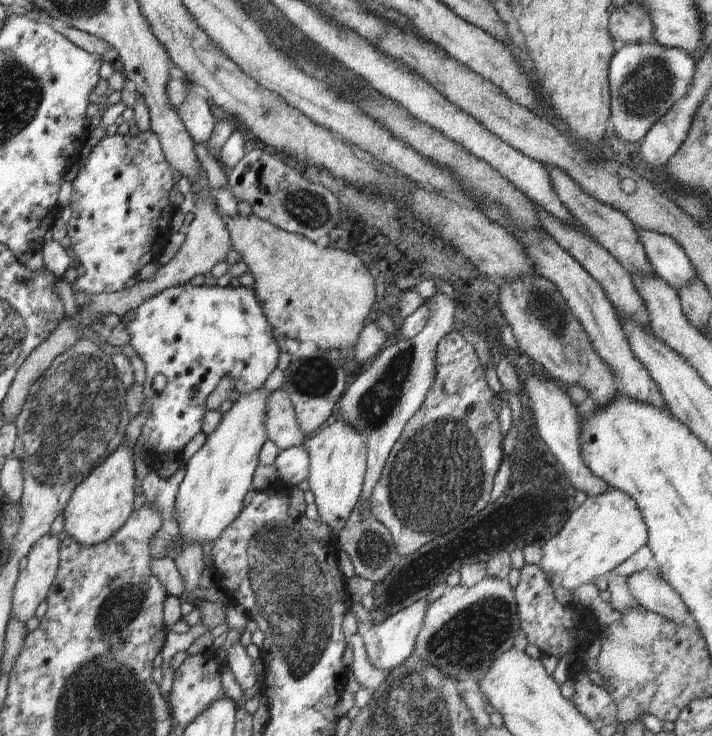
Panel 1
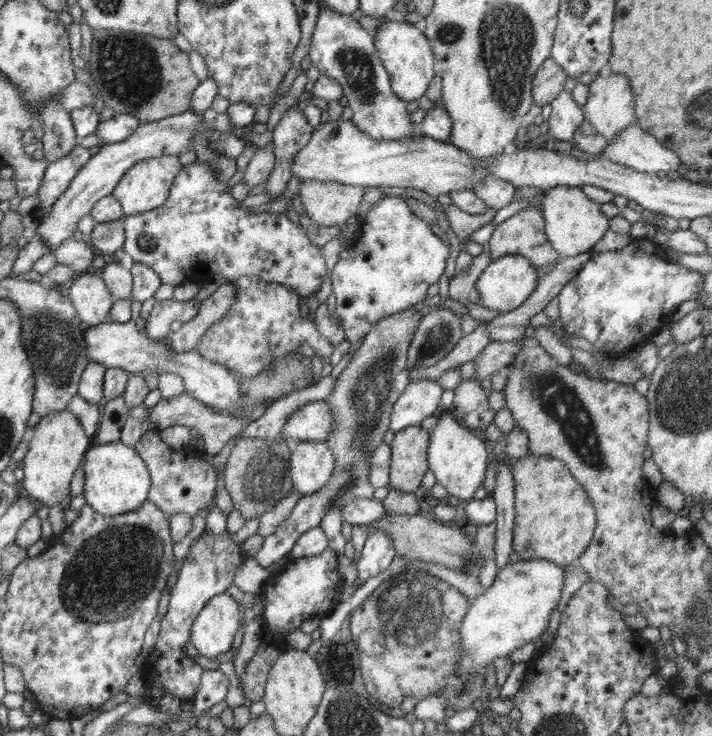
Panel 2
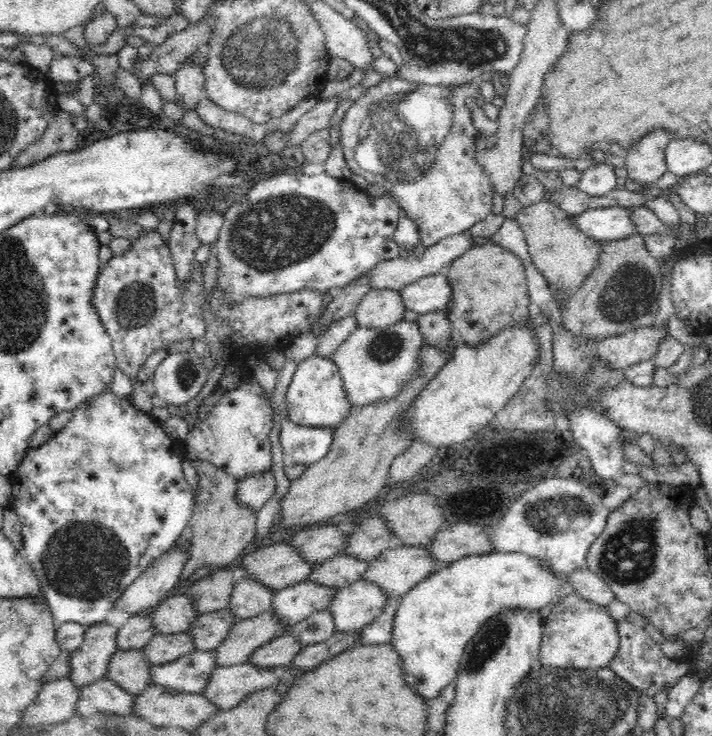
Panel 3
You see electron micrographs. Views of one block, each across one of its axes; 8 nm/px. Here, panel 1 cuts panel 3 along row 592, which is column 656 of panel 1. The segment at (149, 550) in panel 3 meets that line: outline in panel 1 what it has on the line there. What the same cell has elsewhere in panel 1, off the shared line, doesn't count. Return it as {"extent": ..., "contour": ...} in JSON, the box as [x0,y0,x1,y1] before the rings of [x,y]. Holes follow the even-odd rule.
{"extent":[609,40,695,142],"contour":[[[655,40],[644,44],[615,43],[615,53],[609,62],[610,124],[615,134],[626,142],[638,142],[671,109],[671,106],[687,95],[695,69],[695,58],[686,51],[671,49]]]}

